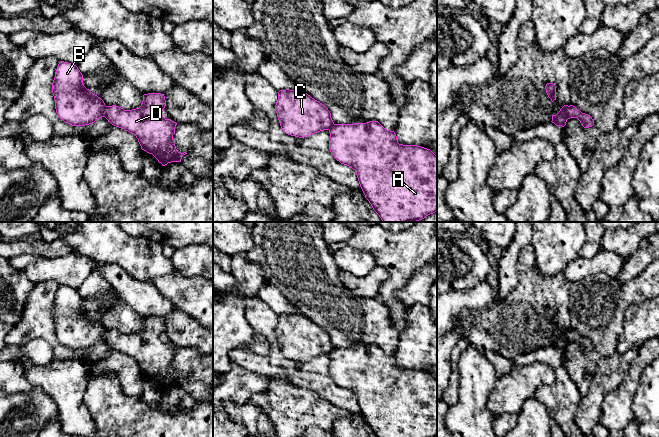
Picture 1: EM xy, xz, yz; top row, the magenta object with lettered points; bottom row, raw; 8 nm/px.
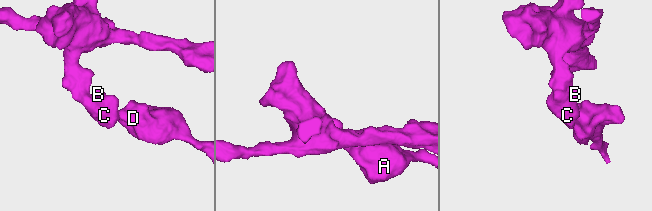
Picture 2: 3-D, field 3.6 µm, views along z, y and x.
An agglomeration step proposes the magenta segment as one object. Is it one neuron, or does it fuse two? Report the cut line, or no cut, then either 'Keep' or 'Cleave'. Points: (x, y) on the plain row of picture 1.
Split along yz (568, 330), (567, 342). Cleave

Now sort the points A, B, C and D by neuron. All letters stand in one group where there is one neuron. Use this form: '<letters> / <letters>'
A D / B C

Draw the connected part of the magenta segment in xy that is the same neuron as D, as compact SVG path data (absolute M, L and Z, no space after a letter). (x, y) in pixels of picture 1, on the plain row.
M148 317L143 319L142 328L136 333L106 330L105 342L112 349L134 358L141 373L152 378L165 390L171 386L181 386L182 380L187 378L176 373L173 359L177 347L163 341L165 330L163 318Z

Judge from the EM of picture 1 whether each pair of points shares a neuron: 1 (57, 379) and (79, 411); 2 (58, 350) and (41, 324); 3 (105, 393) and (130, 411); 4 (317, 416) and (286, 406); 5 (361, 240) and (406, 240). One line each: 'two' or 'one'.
1: one
2: one
3: one
4: one
5: one

